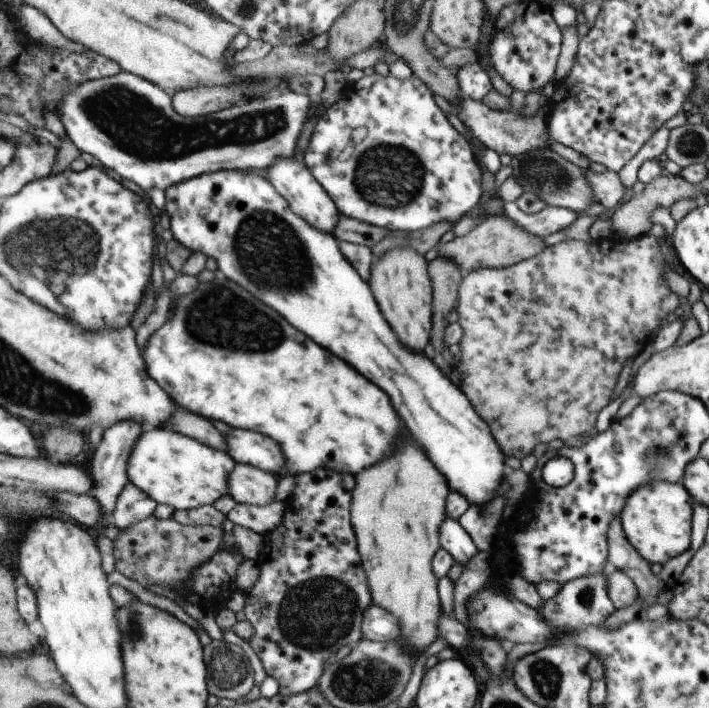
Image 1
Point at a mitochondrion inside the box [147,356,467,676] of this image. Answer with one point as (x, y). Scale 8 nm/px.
(319, 624)

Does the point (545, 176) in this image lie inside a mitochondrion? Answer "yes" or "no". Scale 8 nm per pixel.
yes

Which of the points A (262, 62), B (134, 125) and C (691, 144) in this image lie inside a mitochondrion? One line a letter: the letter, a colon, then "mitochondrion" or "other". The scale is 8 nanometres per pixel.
A: other
B: mitochondrion
C: mitochondrion

